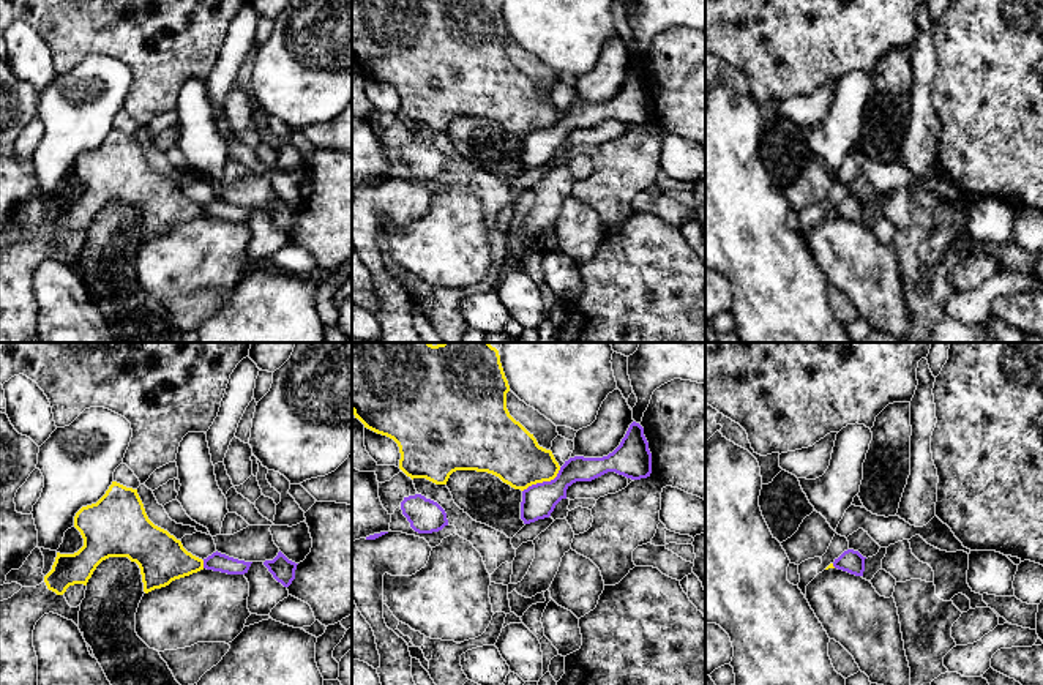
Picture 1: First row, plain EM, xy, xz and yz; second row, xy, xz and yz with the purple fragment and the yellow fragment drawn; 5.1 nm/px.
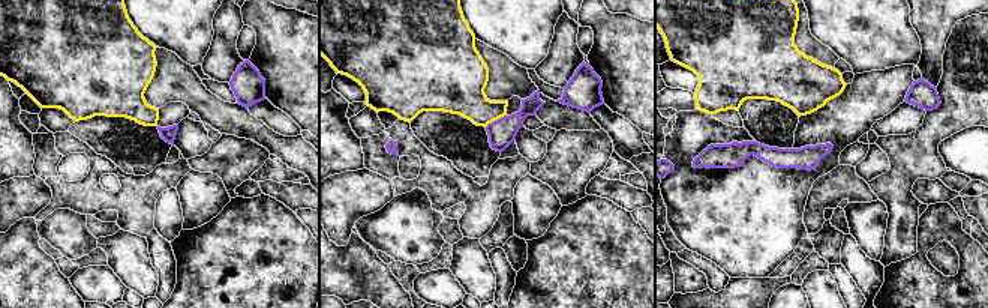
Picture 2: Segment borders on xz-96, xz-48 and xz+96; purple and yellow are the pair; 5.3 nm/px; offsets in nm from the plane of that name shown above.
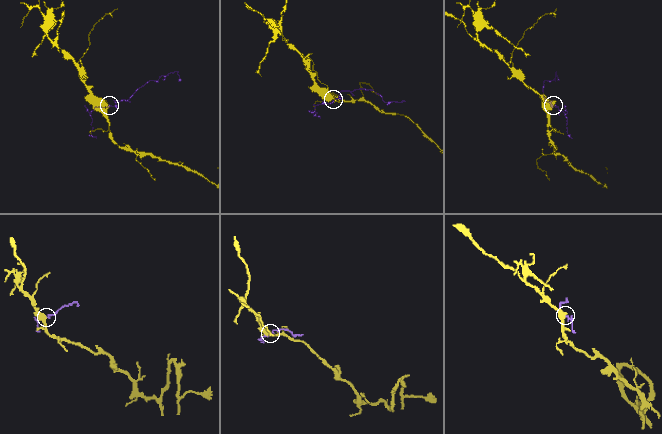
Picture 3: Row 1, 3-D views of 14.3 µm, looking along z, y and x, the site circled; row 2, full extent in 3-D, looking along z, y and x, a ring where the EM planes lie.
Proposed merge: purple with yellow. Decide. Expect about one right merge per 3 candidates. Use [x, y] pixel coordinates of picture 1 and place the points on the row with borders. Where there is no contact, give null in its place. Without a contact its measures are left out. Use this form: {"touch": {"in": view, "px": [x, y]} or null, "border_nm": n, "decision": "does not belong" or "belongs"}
{"touch": {"in": "xz", "px": [543, 482]}, "border_nm": 240, "decision": "does not belong"}

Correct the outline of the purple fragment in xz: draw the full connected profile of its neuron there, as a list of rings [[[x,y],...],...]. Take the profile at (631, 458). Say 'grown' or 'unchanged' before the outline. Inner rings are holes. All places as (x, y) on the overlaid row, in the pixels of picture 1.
unchanged | [[[633,421],[620,445],[603,458],[574,456],[565,461],[557,477],[529,486],[522,491],[521,519],[524,524],[549,518],[555,505],[566,499],[566,489],[576,481],[592,481],[607,472],[631,480],[647,478],[652,474],[652,453],[644,428]]]

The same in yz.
unchanged | [[[847,549],[835,559],[833,567],[855,576],[863,576],[865,559],[866,557],[863,557],[858,551]]]

